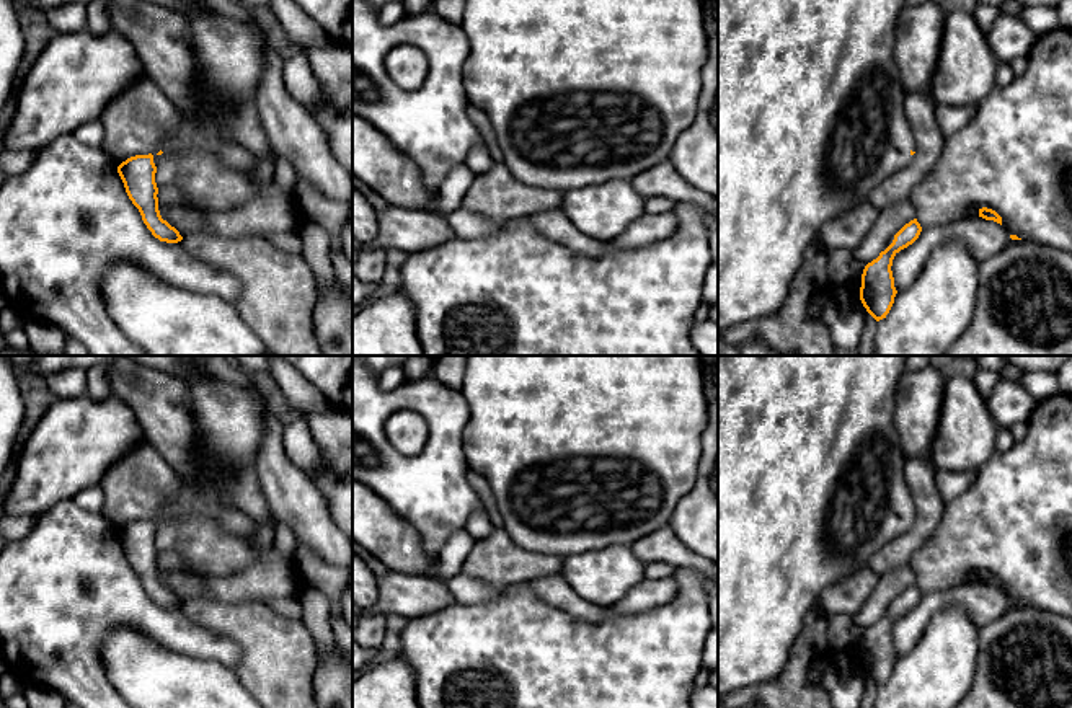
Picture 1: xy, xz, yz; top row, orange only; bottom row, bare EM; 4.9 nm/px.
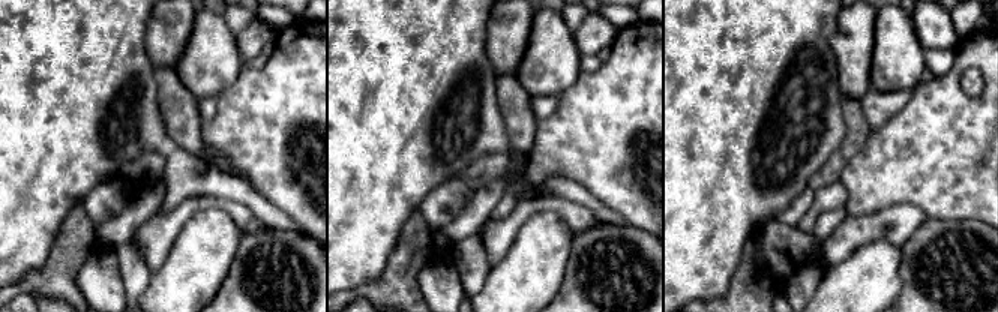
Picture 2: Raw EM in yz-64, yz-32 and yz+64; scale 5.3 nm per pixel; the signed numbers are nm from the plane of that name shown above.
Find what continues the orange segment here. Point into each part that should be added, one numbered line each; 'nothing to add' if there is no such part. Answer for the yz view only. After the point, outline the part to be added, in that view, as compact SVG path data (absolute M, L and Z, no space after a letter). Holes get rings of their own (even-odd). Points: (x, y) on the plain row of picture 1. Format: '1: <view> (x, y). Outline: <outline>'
1: yz (811, 477). Outline: M718 356L718 705L726 693L736 688L775 680L788 662L790 648L803 630L808 610L813 605L819 605L822 592L855 569L866 568L873 553L879 551L888 542L906 535L914 527L912 519L915 517L915 507L906 481L906 455L899 432L893 423L899 380L906 372L906 357L907 356Z

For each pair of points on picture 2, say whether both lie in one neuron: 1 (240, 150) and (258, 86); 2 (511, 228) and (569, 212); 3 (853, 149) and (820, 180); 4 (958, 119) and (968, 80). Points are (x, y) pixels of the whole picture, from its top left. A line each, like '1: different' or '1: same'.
1: same
2: same
3: same
4: different

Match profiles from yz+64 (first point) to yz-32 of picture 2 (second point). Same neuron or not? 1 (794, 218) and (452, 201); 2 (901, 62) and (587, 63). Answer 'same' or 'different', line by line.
1: same
2: different

